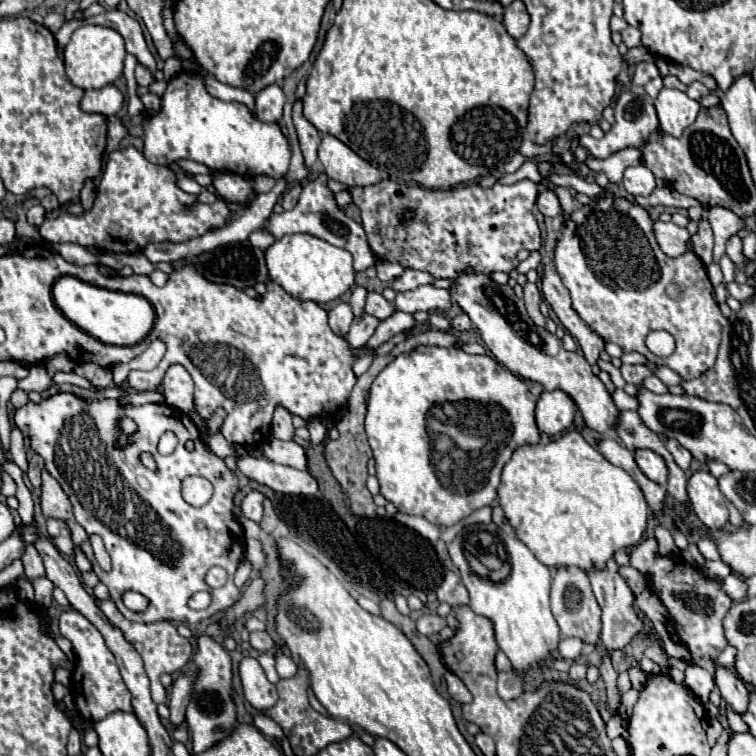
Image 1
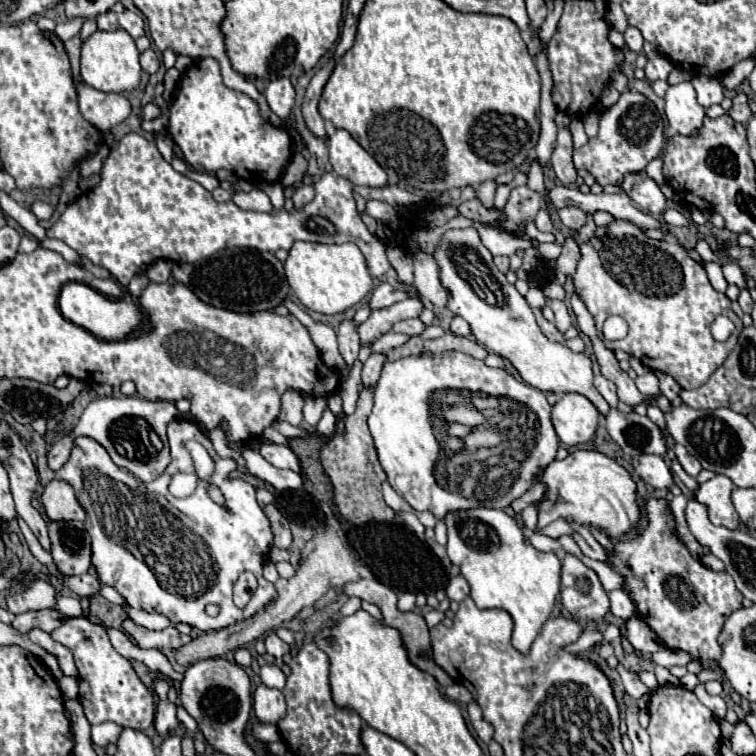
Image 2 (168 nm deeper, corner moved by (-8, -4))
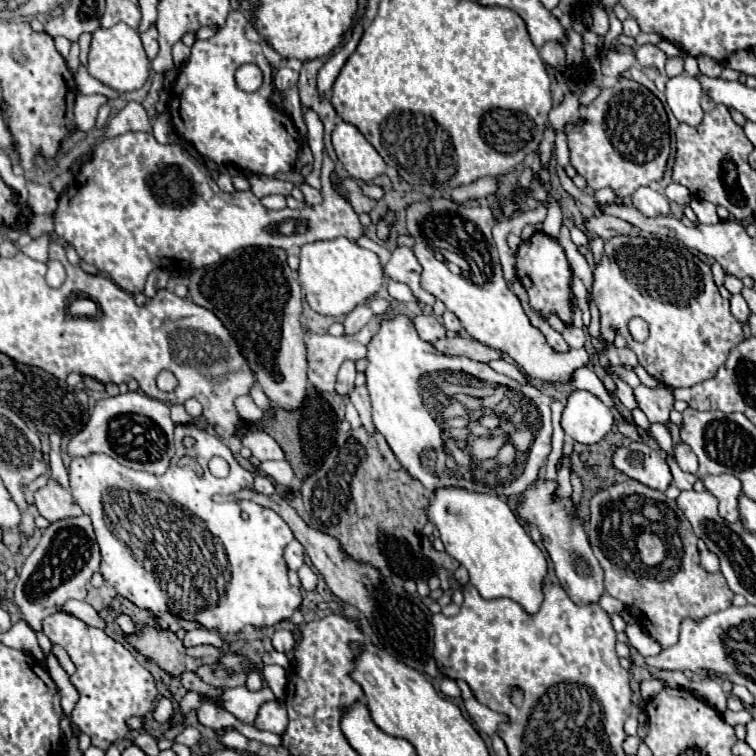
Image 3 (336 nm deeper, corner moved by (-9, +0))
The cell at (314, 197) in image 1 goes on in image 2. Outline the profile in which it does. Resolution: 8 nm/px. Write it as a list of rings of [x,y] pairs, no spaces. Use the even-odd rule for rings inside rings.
[[[127,133],[103,161],[101,181],[77,201],[47,231],[61,239],[81,257],[105,267],[127,287],[135,275],[159,259],[173,263],[197,263],[231,247],[259,251],[291,249],[295,241],[317,243],[355,243],[369,261],[369,273],[381,277],[389,269],[385,245],[367,231],[355,209],[353,183],[335,173],[325,173],[315,183],[315,199],[303,209],[277,209],[271,213],[243,211],[233,201],[215,203],[213,195],[197,181],[177,173],[159,153],[155,141],[137,133]]]

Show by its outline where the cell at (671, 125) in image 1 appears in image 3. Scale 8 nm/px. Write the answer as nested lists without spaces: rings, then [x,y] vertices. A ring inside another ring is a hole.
[[[686,57],[684,59],[684,71],[678,77],[672,77],[666,83],[666,101],[672,109],[674,117],[680,123],[686,123],[690,127],[698,127],[704,111],[700,107],[702,87],[700,87],[700,69],[698,61]]]

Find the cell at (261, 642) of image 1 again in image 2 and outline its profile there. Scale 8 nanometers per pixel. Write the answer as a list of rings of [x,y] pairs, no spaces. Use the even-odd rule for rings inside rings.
[[[269,633],[269,635],[265,637],[265,647],[267,647],[267,653],[273,655],[277,661],[279,661],[285,653],[289,653],[289,645],[287,645],[285,641],[281,641],[275,633]]]

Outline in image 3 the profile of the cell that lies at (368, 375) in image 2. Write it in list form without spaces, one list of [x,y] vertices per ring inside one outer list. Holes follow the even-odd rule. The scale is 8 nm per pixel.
[[[362,385],[362,387],[356,387],[356,389],[352,391],[352,395],[350,395],[350,401],[352,401],[352,403],[354,403],[354,407],[358,409],[364,429],[366,429],[368,433],[374,433],[376,429],[374,429],[372,415],[370,415],[370,411],[372,411],[372,405],[370,405],[370,395],[368,395],[368,389],[366,389],[366,385]]]

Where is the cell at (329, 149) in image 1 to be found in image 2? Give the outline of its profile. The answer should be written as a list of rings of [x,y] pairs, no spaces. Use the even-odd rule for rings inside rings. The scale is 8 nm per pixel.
[[[337,129],[337,133],[329,137],[327,145],[329,161],[337,175],[349,179],[353,185],[387,185],[387,173],[347,131]]]

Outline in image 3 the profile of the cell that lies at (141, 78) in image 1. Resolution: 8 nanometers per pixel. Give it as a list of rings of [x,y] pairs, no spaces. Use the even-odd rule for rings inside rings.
[[[150,27],[140,37],[142,37],[142,45],[144,45],[144,51],[146,51],[148,59],[152,61],[158,55],[158,31],[156,31],[156,27]]]

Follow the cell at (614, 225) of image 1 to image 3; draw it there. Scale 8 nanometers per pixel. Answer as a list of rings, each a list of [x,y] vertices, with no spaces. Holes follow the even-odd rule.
[[[618,235],[616,239],[606,241],[604,255],[600,263],[594,265],[592,297],[600,309],[602,339],[612,343],[616,333],[620,333],[626,339],[626,347],[636,353],[640,365],[668,387],[692,387],[710,379],[716,369],[726,363],[728,351],[744,339],[742,325],[730,313],[728,299],[722,299],[710,267],[680,243],[646,239],[640,235]],[[634,317],[642,317],[650,329],[648,339],[642,343],[628,331],[628,323]]]

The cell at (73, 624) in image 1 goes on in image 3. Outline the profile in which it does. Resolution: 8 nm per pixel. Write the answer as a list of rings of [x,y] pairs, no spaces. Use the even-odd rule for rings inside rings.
[[[66,611],[52,613],[44,619],[44,635],[52,643],[62,645],[76,665],[76,673],[70,679],[78,689],[80,699],[70,715],[70,721],[82,733],[92,737],[94,747],[106,751],[112,743],[124,739],[130,733],[126,719],[132,715],[146,717],[154,709],[152,703],[158,695],[156,681],[150,671],[134,657],[134,653],[120,641],[108,637],[102,629],[86,625]]]

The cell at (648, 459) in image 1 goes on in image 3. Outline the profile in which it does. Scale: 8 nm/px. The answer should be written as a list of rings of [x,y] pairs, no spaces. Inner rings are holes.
[[[630,443],[628,447],[616,449],[612,463],[618,471],[658,491],[666,491],[672,483],[668,463],[660,457],[660,451],[650,449],[646,443]]]

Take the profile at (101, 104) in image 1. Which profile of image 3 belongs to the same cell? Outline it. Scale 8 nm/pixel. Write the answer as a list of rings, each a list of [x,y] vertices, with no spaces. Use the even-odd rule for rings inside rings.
[[[78,95],[76,97],[76,107],[74,107],[74,115],[76,115],[76,127],[82,131],[90,131],[94,127],[94,119],[98,115],[98,109],[108,103],[108,97],[104,95]]]

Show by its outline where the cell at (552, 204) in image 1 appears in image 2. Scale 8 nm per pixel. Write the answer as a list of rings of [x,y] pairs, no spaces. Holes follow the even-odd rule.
[[[575,207],[559,209],[559,217],[561,217],[563,225],[567,225],[571,231],[579,231],[587,223],[587,213],[585,211],[579,211]]]

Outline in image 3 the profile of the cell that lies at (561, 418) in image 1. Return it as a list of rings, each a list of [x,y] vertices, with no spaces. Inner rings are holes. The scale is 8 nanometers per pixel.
[[[576,389],[566,401],[560,423],[564,433],[570,435],[574,441],[592,445],[598,443],[612,429],[614,415],[592,393]]]

